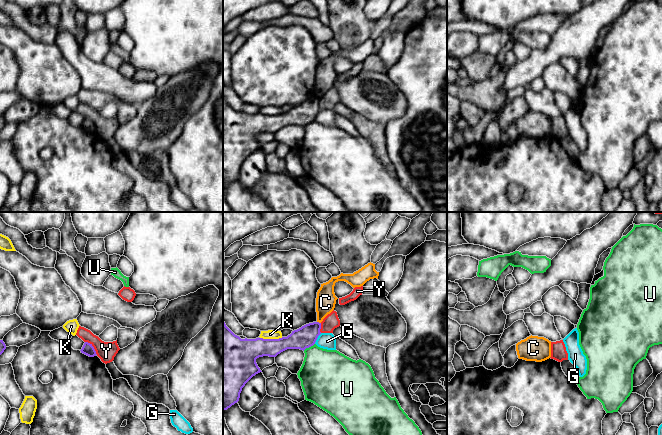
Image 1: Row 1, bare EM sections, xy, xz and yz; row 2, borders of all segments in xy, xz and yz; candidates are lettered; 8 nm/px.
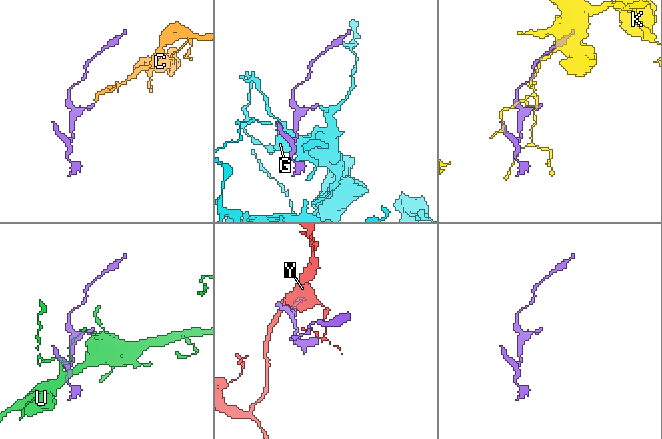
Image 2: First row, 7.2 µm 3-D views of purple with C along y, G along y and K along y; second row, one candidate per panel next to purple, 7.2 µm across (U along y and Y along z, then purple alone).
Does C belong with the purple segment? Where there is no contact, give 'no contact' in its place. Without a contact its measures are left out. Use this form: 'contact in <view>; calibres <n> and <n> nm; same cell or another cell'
contact in xz; calibres 170 and 160 nm; another cell

